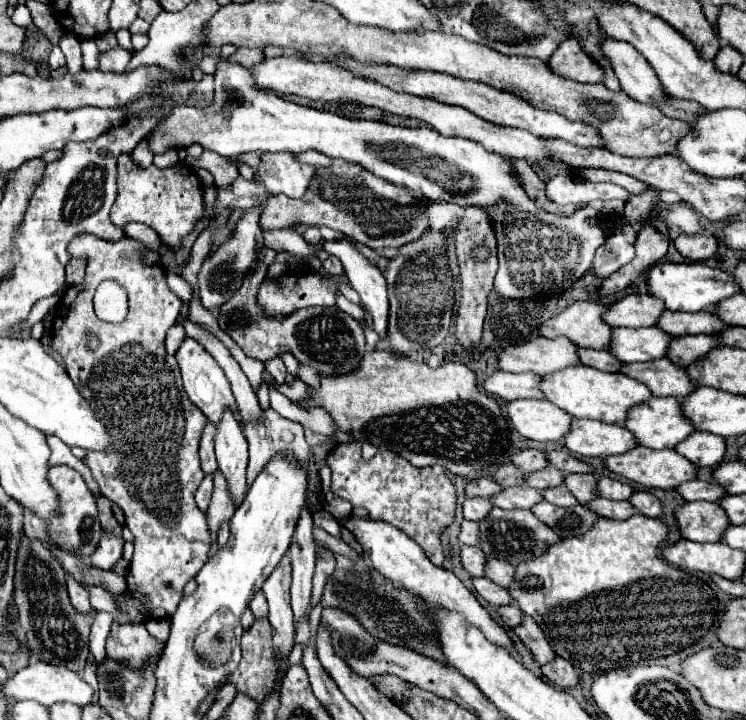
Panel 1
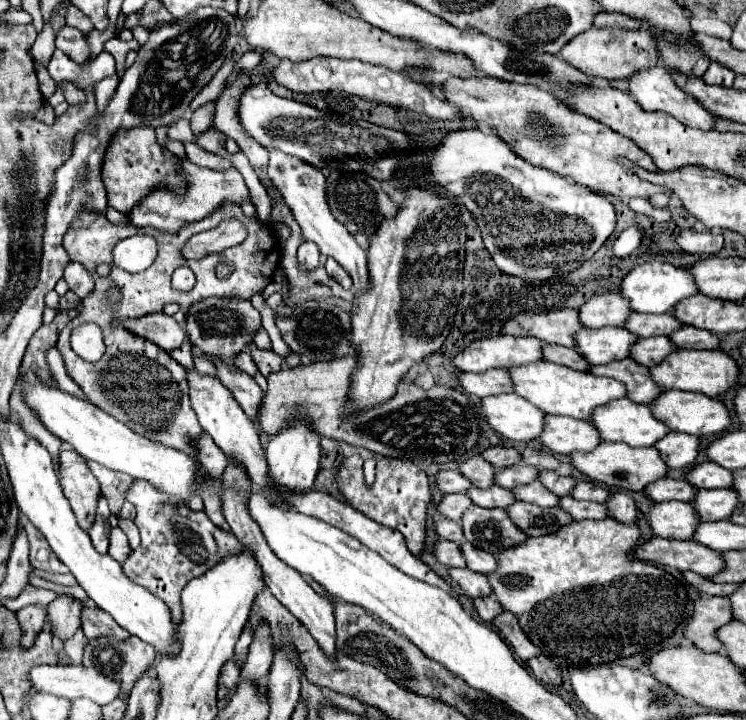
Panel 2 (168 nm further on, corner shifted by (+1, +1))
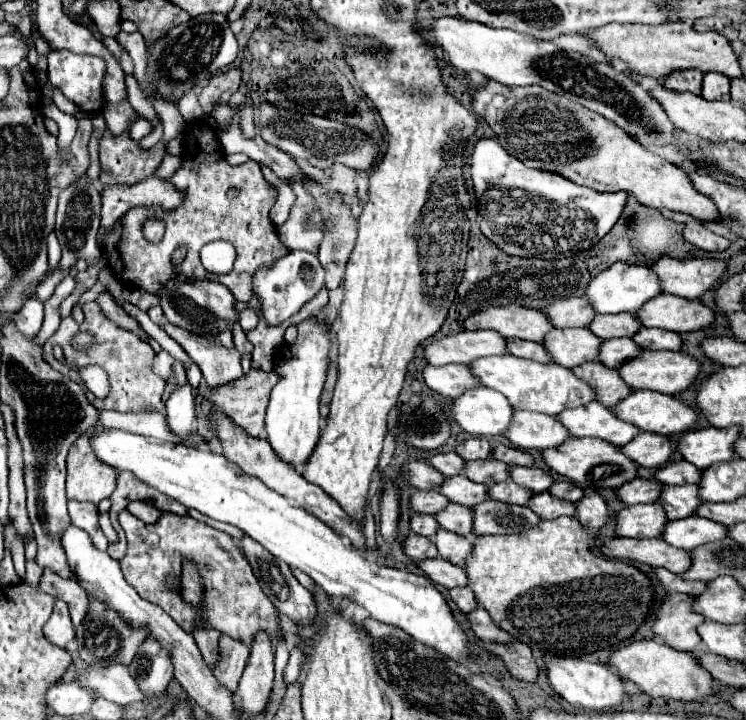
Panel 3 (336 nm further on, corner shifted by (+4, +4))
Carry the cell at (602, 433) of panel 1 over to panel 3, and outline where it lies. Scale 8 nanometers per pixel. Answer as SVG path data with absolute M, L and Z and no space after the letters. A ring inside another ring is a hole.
M519 410L513 416L513 426L505 432L513 446L523 450L547 450L561 446L571 434L555 416Z

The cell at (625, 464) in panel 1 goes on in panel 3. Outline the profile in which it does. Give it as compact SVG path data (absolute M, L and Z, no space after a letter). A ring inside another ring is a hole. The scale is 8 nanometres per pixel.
M569 438L569 442L563 442L557 448L545 450L543 458L549 468L567 476L575 484L593 486L597 490L601 490L601 488L617 490L625 482L631 482L633 478L637 478L637 470L639 470L639 464L633 462L631 458L627 458L625 454L621 454L619 446L615 446L611 442L603 442L599 438Z

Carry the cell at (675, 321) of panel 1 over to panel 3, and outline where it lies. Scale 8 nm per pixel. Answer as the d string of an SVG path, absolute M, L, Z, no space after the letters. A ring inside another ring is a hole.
M621 312L621 314L597 314L589 328L593 330L593 334L601 336L603 340L609 340L609 338L621 338L621 336L633 338L641 326L643 324L635 314Z

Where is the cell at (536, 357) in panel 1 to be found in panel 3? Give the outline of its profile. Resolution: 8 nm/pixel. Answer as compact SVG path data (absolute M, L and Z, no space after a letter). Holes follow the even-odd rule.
M463 330L459 334L445 336L435 340L425 348L425 356L433 366L445 364L469 364L477 358L485 356L501 356L507 354L507 340L505 336L493 330Z

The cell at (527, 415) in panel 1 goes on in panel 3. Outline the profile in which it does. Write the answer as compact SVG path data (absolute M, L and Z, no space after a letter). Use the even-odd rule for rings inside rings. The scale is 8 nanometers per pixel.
M473 388L453 402L453 420L469 434L495 436L505 434L513 422L515 408L497 390Z

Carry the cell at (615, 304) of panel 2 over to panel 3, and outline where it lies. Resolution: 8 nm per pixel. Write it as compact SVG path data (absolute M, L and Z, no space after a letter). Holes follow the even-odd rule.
M563 298L551 302L545 312L549 314L555 328L577 328L589 326L595 318L595 310L587 298Z

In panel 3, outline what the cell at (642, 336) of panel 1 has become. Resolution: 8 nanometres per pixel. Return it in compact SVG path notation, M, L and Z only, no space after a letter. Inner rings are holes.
M557 328L551 330L543 342L555 364L575 368L583 362L599 360L603 340L589 328Z

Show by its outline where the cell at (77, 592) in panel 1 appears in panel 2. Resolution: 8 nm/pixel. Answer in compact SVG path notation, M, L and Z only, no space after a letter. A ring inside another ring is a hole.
M60 595L48 605L48 623L52 627L52 637L66 641L80 629L82 605L70 595Z

